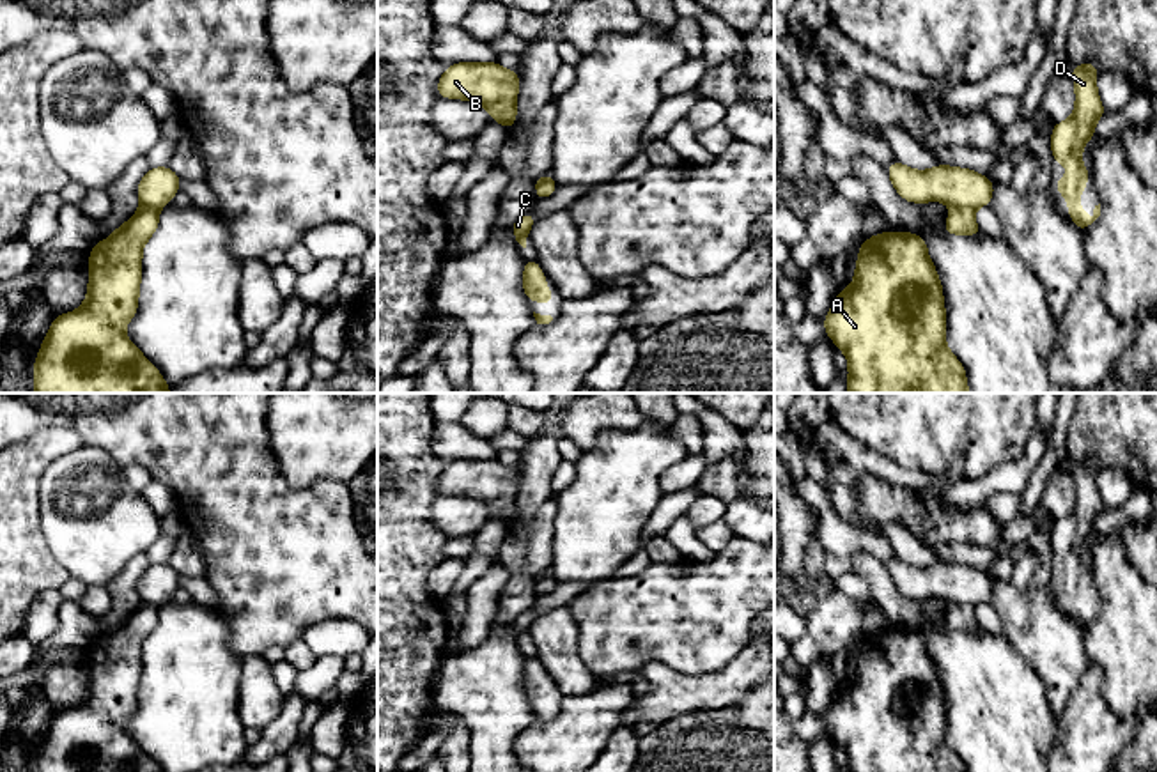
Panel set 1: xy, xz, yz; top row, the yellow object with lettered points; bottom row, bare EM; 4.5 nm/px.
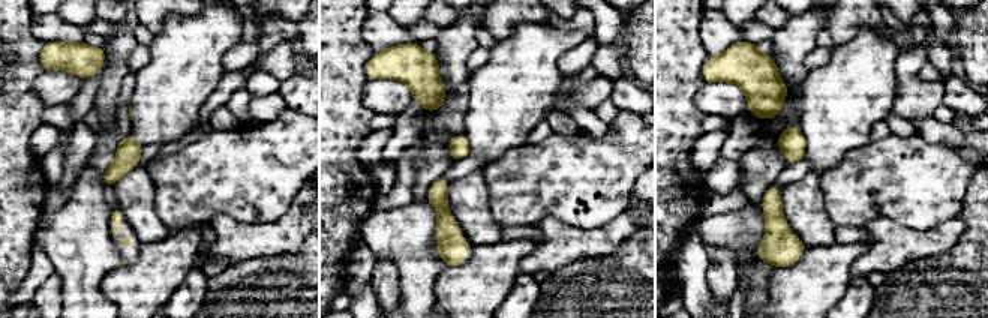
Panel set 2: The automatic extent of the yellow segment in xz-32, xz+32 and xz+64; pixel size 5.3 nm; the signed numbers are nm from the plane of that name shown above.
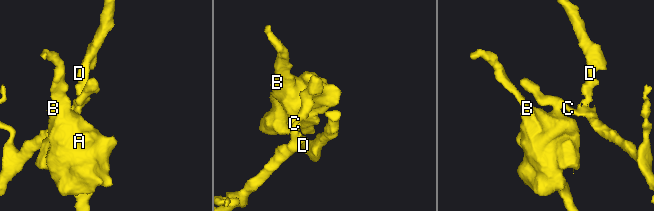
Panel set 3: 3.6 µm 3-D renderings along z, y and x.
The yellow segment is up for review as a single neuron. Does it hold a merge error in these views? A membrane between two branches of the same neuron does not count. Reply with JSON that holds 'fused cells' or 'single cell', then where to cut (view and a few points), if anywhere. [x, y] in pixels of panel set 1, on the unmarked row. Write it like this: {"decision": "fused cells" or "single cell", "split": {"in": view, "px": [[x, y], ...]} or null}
{"decision": "fused cells", "split": {"in": "yz", "px": [[954, 602], [973, 606]]}}

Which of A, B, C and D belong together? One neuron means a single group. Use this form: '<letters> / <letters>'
A B / C D

